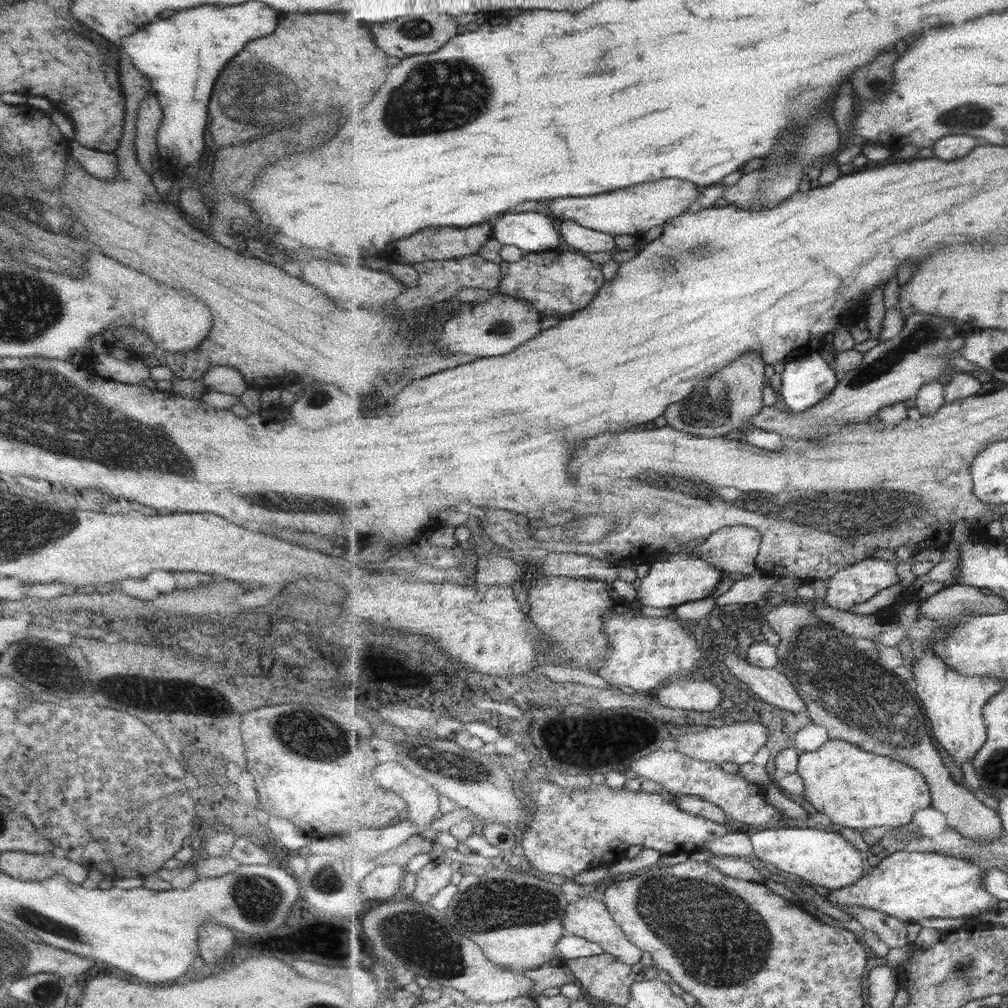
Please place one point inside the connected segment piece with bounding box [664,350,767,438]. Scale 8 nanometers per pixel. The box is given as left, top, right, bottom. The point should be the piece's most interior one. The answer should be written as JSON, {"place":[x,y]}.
{"place":[722,405]}

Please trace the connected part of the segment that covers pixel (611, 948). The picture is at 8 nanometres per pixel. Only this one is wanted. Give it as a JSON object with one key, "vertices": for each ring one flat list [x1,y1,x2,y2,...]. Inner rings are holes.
{"vertices":[[588,894,578,899,572,899,564,918,564,927,570,934,600,944,605,953,616,956,627,965,637,964,643,956,644,950,628,940,621,925,612,917,608,906,603,901,595,901]]}

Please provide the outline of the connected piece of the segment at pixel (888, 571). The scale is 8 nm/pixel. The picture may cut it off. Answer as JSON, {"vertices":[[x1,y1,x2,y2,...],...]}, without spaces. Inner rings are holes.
{"vertices":[[867,558,840,570,826,581,825,602,839,610,851,610,897,582,899,576,893,560]]}

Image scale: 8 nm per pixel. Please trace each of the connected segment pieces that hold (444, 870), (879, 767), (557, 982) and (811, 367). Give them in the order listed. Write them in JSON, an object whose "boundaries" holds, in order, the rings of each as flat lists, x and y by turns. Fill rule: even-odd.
{"boundaries":[[[440,857,423,864,417,874,413,895,421,903,431,903,442,888,451,884,454,865,445,864]],[[829,739,829,742,816,751,800,754,798,764,799,776,805,781,805,799,817,810,824,812,833,820,833,824,853,828,865,833,869,828,889,826,900,831,903,826,911,824,916,812,932,806,932,794,925,776,913,767,880,754,869,754,859,745,844,740]],[[545,964,538,969,526,970,524,974,534,982,529,994,534,999,537,999,549,988,561,988,565,984,577,983,578,980,563,964,556,966]],[[817,352,796,356,786,364,781,375,781,389,785,405,794,413,805,412,818,405,836,389,836,369]]]}

